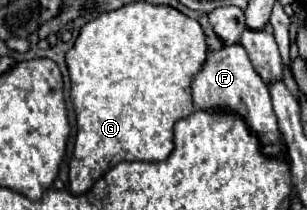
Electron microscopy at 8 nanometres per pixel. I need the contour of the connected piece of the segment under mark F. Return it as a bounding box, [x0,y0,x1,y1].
[192,45,284,155]

